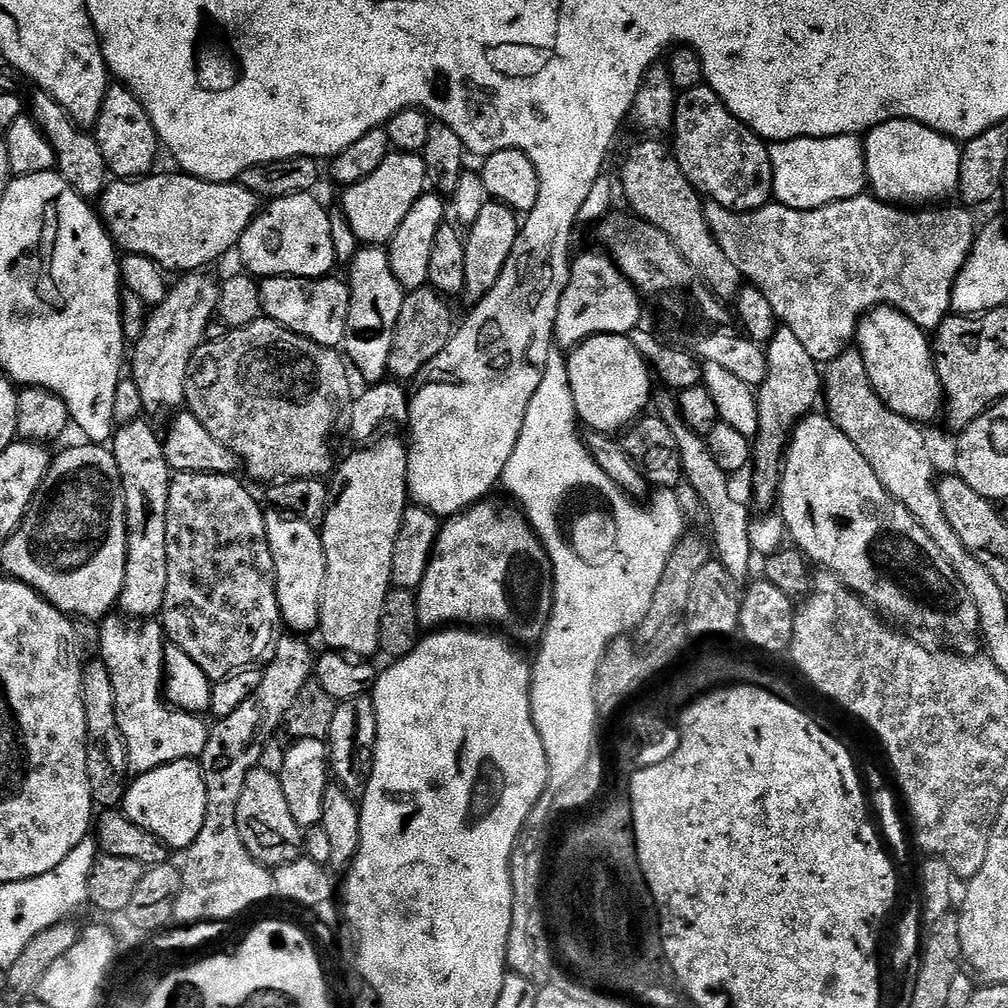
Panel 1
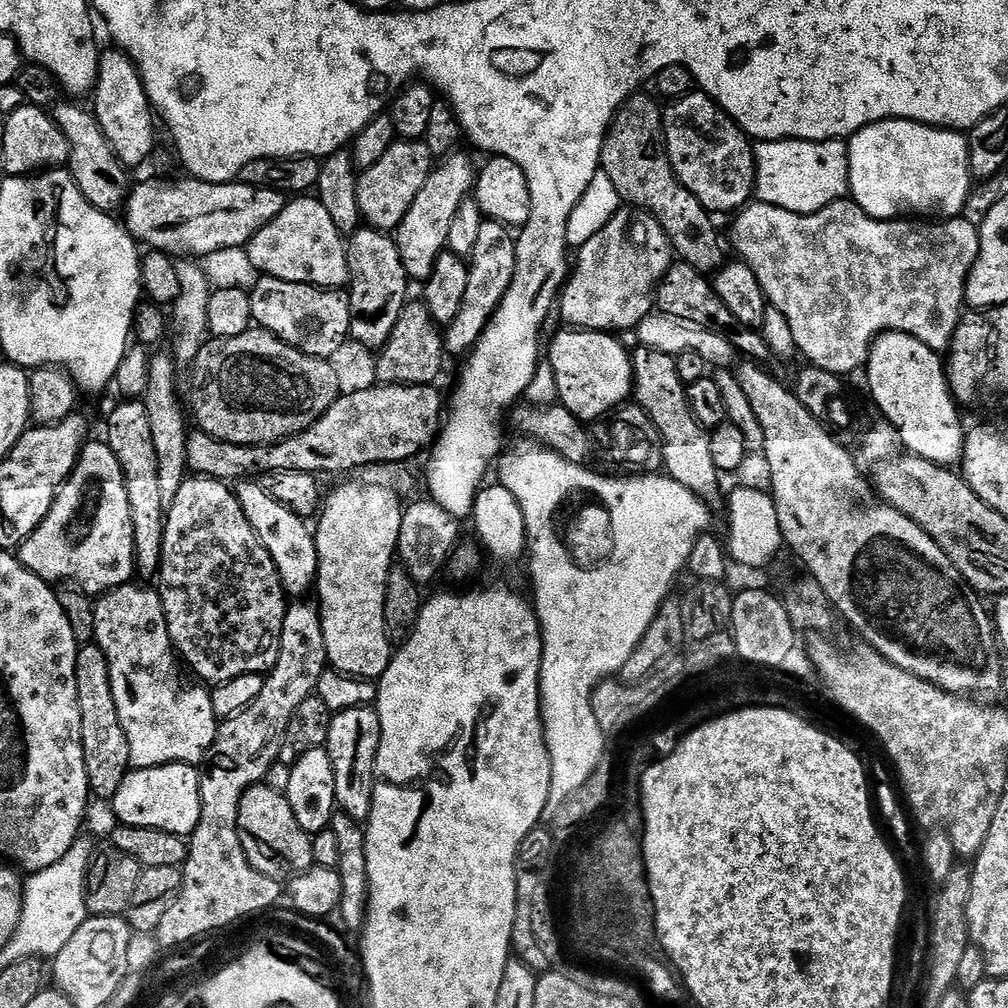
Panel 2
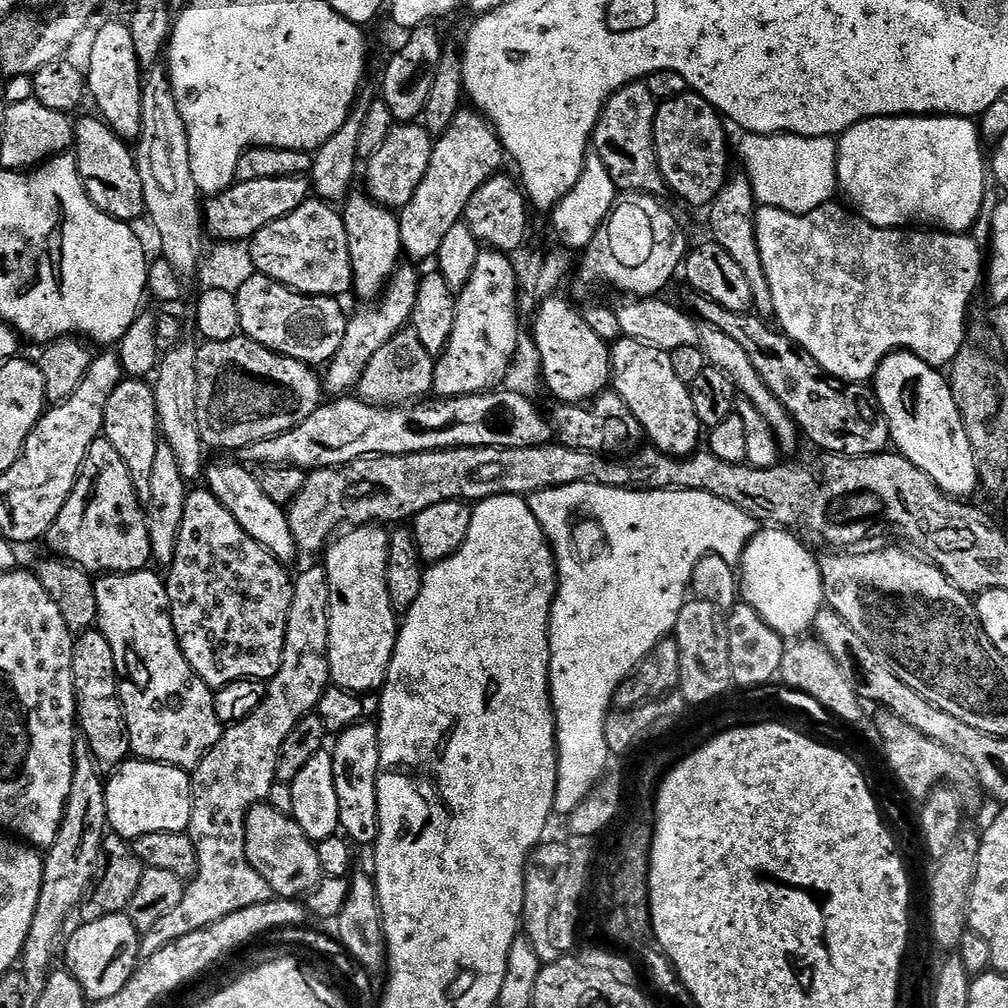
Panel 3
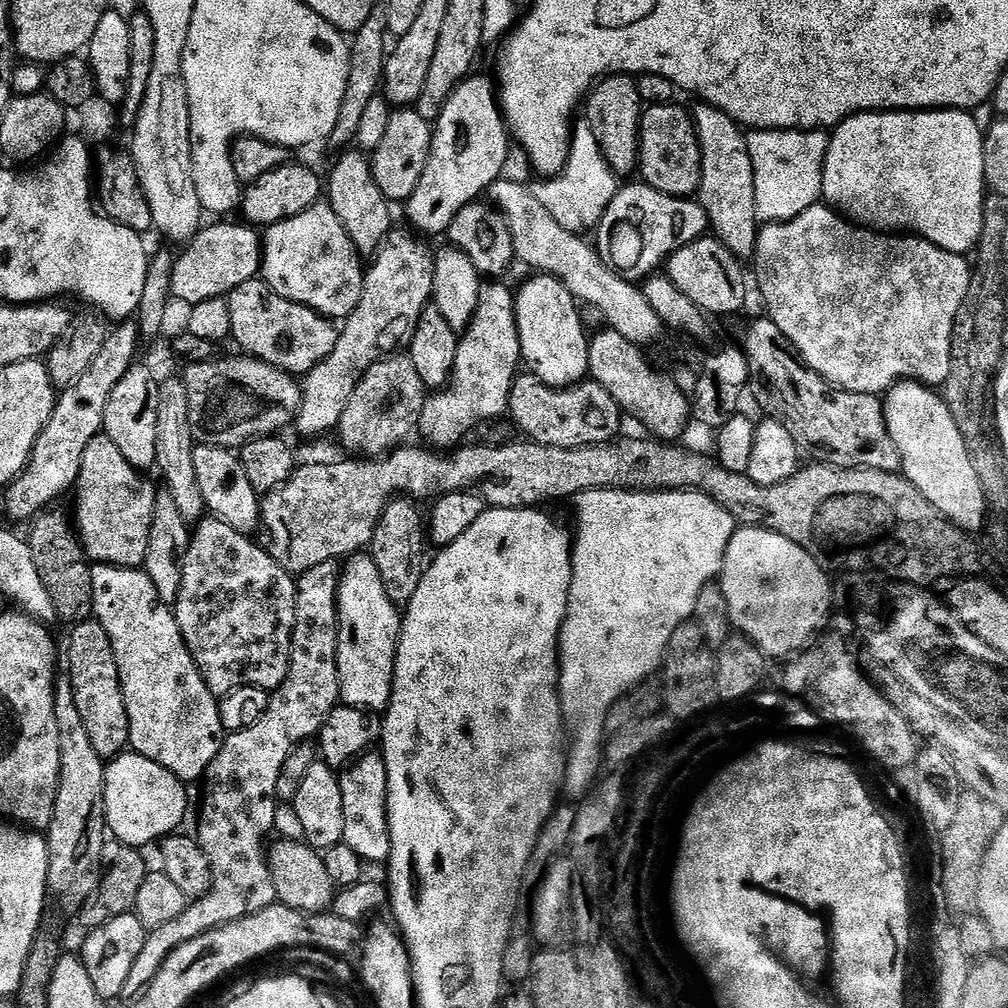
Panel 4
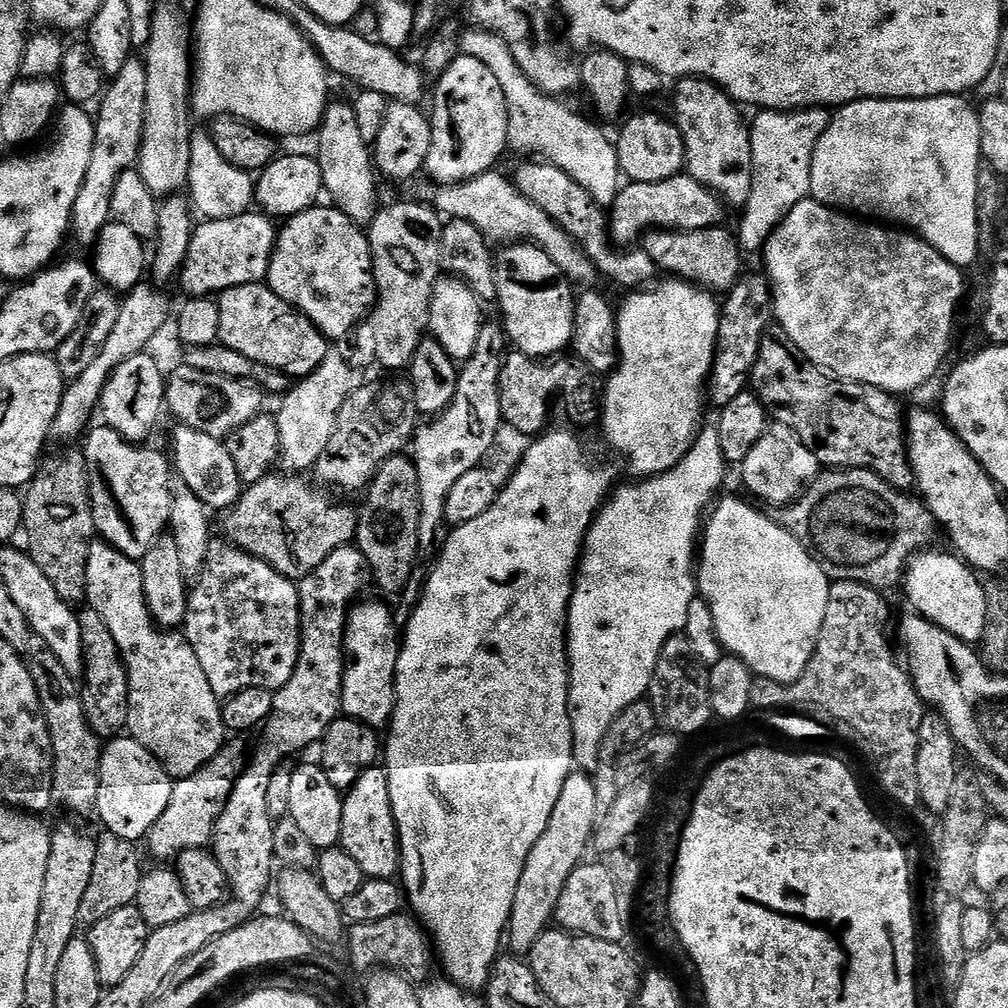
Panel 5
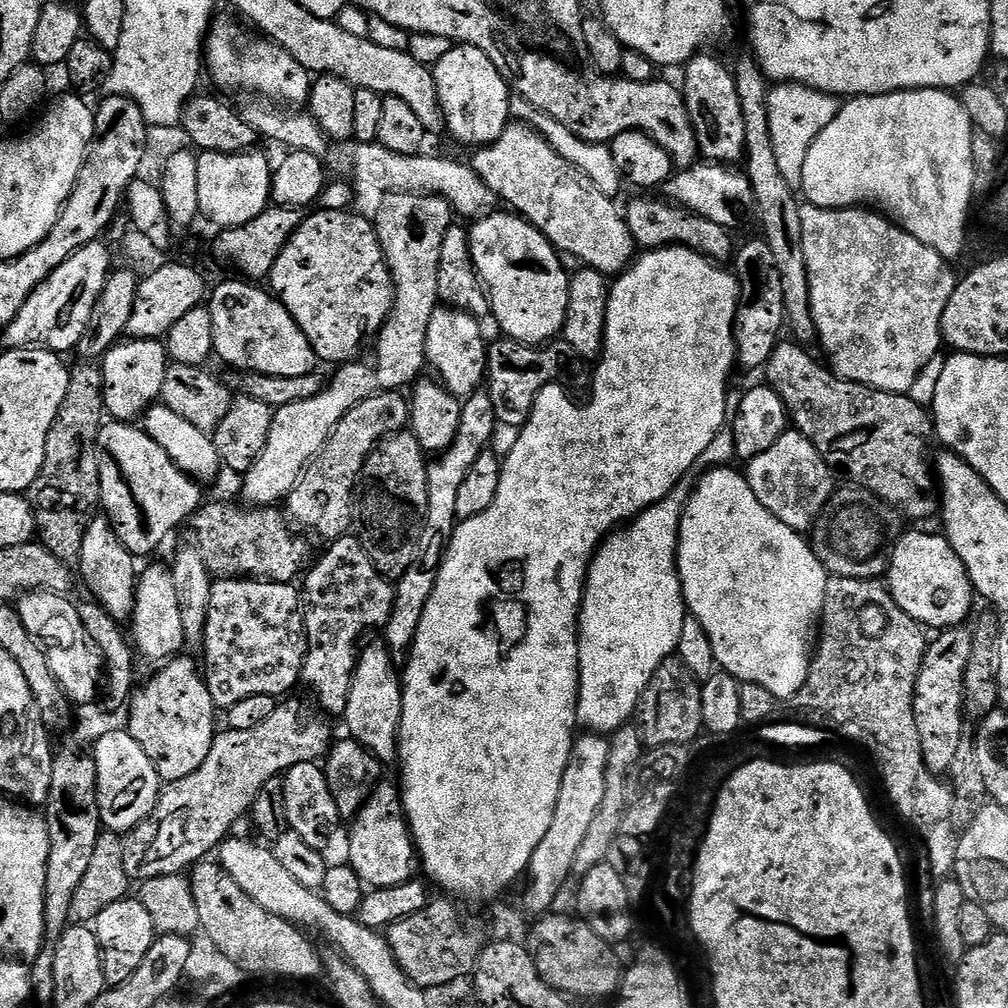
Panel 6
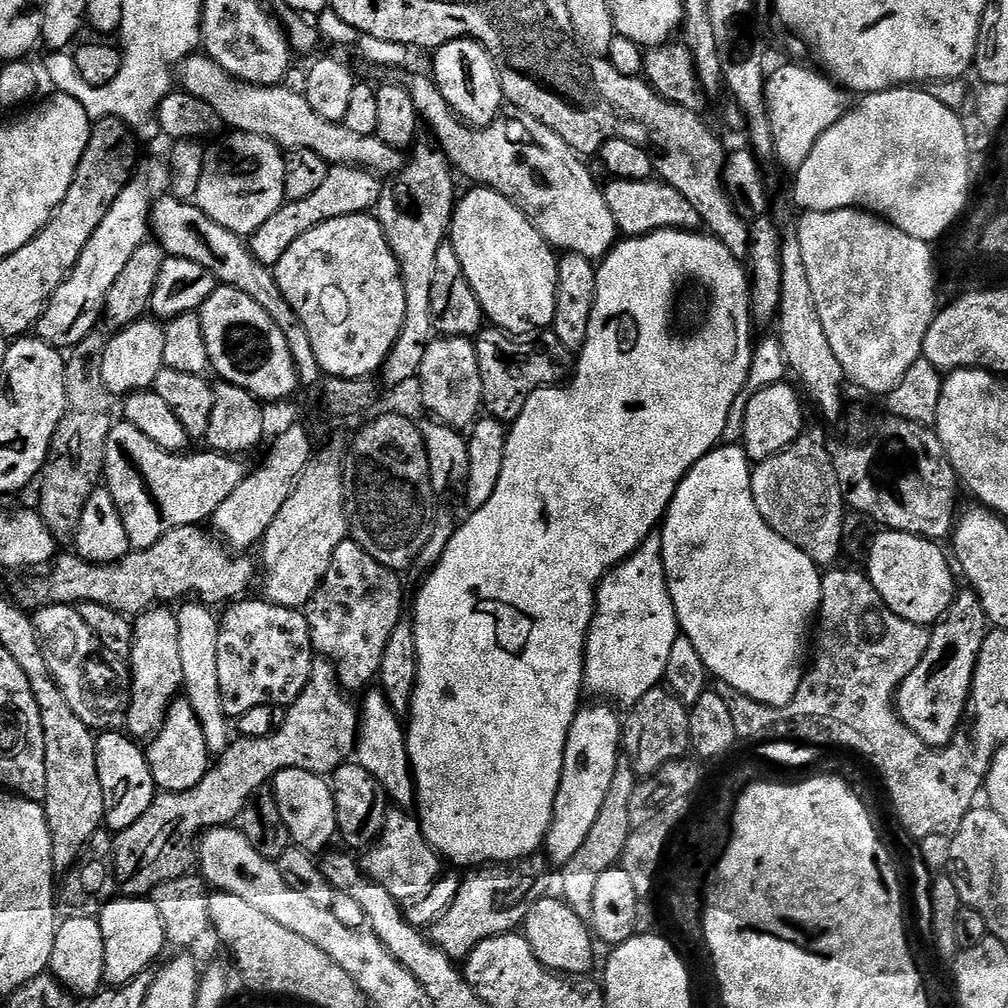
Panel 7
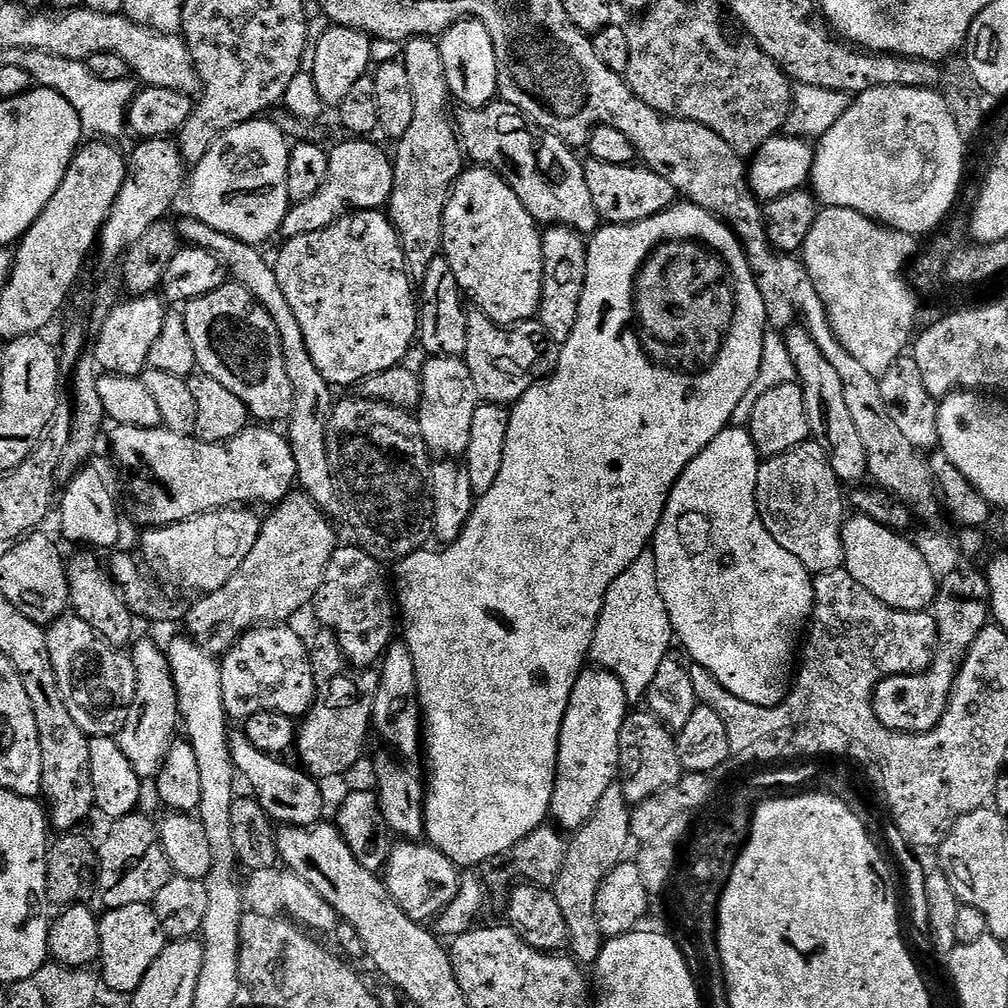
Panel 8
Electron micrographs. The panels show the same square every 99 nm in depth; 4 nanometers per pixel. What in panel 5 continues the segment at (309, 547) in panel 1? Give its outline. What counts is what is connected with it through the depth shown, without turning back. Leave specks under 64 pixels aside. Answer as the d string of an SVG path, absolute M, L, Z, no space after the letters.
M176 426L172 432L170 460L178 476L180 471L179 479L187 488L194 490L194 494L198 494L205 508L227 510L238 502L242 491L238 469L234 467L227 443L221 437L202 434L193 428Z

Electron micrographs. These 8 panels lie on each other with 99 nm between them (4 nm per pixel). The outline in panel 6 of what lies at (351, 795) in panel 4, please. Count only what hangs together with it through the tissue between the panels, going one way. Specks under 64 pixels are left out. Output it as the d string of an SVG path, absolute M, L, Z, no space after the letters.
M382 782L372 791L362 810L351 821L348 832L347 863L369 889L398 886L413 879L418 868L418 853L404 815L404 797L395 783Z

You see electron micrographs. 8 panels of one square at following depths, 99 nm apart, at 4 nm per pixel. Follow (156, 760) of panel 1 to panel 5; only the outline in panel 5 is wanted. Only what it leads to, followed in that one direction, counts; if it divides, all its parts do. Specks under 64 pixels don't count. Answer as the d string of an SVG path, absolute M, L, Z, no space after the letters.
M94 542L86 558L86 604L98 610L102 622L114 634L118 642L120 657L124 659L128 675L128 726L131 739L137 740L142 747L161 764L173 781L186 778L202 766L206 766L218 755L226 743L226 729L222 718L222 700L210 690L206 673L198 662L198 654L190 642L179 631L162 630L152 619L146 606L146 594L142 590L142 570L137 561L126 558L114 546Z

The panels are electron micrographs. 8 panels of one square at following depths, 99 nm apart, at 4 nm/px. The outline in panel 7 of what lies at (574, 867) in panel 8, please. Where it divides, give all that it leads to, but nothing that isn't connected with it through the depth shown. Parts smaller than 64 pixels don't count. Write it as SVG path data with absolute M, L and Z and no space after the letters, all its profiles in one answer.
M626 758L621 759L620 765L614 770L614 779L610 782L610 790L602 801L602 810L598 810L598 818L590 829L590 835L578 854L570 858L570 862L562 865L564 872L560 876L560 888L564 903L570 905L574 914L588 918L591 917L594 906L594 890L598 887L598 878L606 874L606 870L617 867L621 863L628 840L632 837L634 829L630 824L630 798L638 783L636 771Z

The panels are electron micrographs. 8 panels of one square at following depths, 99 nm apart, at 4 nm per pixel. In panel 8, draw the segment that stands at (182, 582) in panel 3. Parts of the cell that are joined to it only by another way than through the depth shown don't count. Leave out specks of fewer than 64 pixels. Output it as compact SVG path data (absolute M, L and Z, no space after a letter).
M284 624L252 628L220 660L222 702L229 721L243 722L254 714L277 712L303 718L316 703L316 673L308 657L308 644Z

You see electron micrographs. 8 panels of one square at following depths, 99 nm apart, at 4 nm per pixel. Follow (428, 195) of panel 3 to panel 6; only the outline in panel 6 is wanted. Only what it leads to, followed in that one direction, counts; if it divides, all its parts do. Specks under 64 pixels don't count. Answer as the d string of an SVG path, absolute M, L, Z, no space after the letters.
M469 44L449 48L452 49L432 68L432 77L438 90L438 102L440 109L444 111L447 135L449 137L452 135L458 143L465 144L468 150L484 148L502 138L504 129L510 123L510 85L482 50Z

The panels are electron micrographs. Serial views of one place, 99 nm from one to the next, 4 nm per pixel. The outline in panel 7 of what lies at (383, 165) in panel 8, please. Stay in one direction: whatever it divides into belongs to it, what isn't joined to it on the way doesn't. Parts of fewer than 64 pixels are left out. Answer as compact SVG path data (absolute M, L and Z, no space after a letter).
M341 164L329 167L326 182L322 182L321 188L314 190L314 194L301 200L287 201L267 222L262 222L262 226L258 226L250 240L254 258L258 258L262 266L275 269L282 254L286 254L286 250L290 250L291 244L298 242L302 234L314 230L314 226L322 226L322 222L330 222L330 218L353 216L359 212L371 213L380 200L381 191L381 177L367 172L364 168L351 168Z

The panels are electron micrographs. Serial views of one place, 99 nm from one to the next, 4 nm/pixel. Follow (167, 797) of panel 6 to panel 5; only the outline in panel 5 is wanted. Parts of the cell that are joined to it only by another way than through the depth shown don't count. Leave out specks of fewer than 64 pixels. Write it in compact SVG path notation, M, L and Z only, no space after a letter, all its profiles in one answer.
M225 743L218 755L209 764L202 766L202 770L173 783L170 802L166 802L162 818L154 822L146 837L148 852L156 862L172 862L186 850L208 848L211 845L212 835L224 809L228 792L242 771L242 761L245 759L243 756L242 745Z

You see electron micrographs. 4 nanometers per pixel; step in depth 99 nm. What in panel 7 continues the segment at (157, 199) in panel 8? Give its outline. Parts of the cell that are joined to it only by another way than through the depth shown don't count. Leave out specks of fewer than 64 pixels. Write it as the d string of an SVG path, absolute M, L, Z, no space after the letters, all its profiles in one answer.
M167 159L139 161L122 194L118 194L114 206L110 206L110 214L102 218L102 226L98 226L98 230L94 230L94 238L86 242L86 250L82 250L82 258L78 258L72 275L62 282L62 286L58 286L50 298L34 329L39 339L51 344L53 348L71 350L78 342L82 342L82 338L97 331L98 321L104 315L104 303L106 294L110 294L110 286L114 286L114 281L118 279L118 274L122 274L126 262L130 262L134 250L138 250L138 246L149 239L152 204L165 195L171 186L172 172L168 169Z

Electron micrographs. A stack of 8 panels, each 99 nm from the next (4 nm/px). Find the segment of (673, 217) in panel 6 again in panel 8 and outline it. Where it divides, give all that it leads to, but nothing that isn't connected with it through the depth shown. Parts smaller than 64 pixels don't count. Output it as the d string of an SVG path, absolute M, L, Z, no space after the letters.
M589 159L584 164L584 173L594 206L601 221L608 226L634 226L643 220L652 220L658 214L669 211L678 200L674 186L670 186L662 174L647 166L610 166L610 162Z

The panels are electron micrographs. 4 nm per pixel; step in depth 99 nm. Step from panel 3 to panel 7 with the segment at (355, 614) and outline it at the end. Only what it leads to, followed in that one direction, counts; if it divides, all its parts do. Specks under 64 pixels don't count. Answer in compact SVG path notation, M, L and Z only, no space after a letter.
M368 690L363 693L364 705L359 705L360 733L356 735L355 763L361 764L369 774L378 778L378 786L387 794L397 809L408 810L416 802L416 779L412 777L410 763L410 740L401 713L393 710L384 693Z

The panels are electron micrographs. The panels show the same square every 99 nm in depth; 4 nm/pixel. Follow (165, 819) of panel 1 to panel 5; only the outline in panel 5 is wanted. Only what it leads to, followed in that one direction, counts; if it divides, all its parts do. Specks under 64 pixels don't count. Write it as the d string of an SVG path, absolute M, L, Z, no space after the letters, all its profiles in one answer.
M112 738L103 745L100 754L100 785L95 811L100 812L100 820L107 831L140 842L148 831L162 818L166 802L170 802L173 779L157 760L152 757L137 740Z

